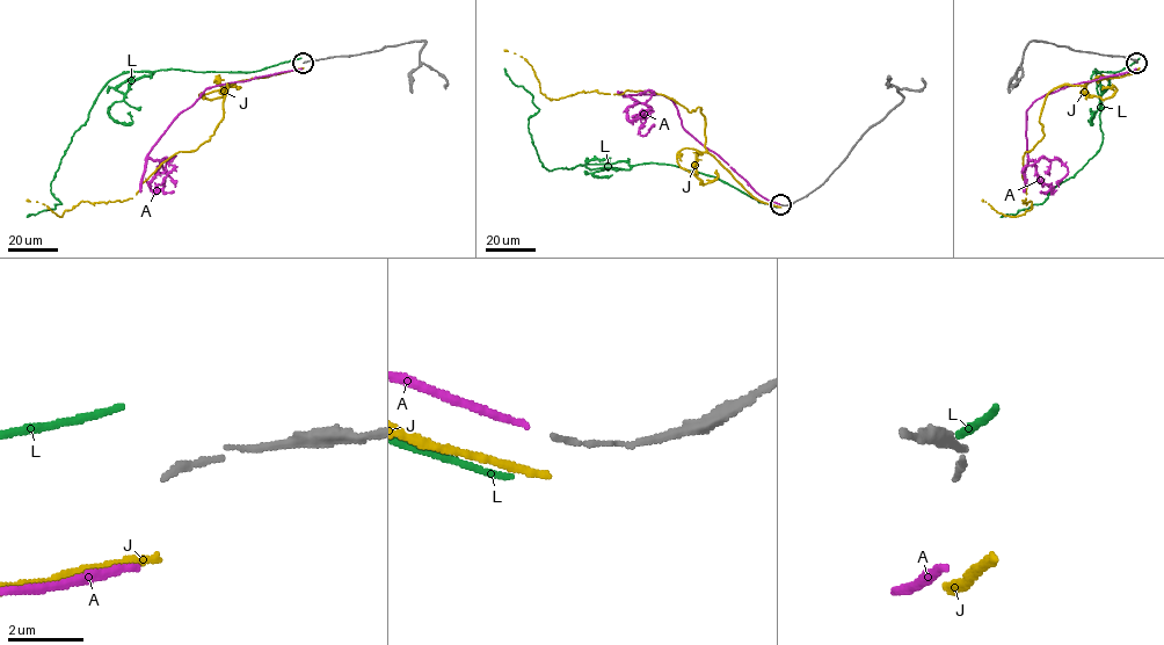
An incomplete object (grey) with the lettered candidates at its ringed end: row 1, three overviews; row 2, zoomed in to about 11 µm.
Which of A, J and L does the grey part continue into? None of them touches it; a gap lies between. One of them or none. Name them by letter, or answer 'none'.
none

